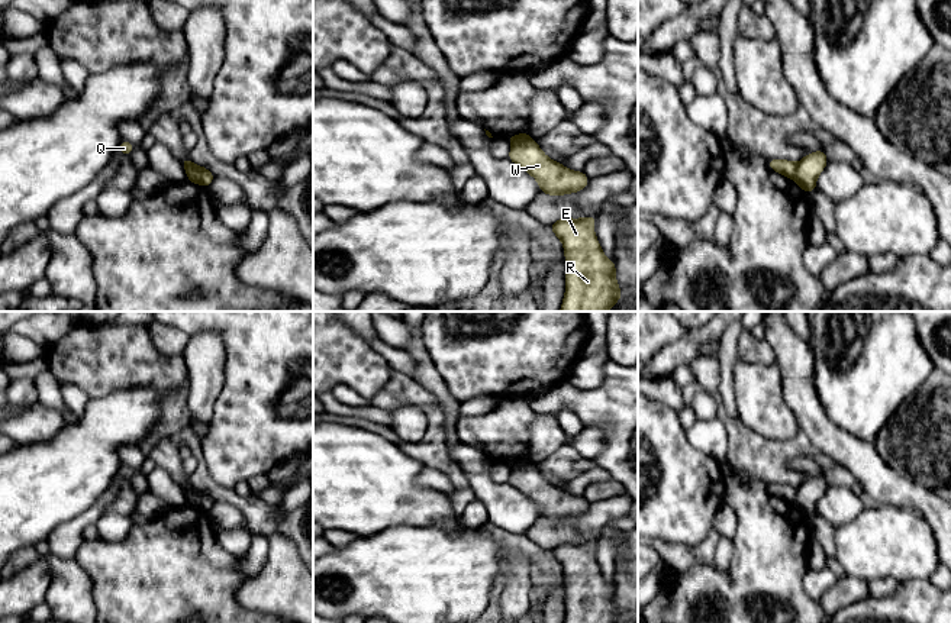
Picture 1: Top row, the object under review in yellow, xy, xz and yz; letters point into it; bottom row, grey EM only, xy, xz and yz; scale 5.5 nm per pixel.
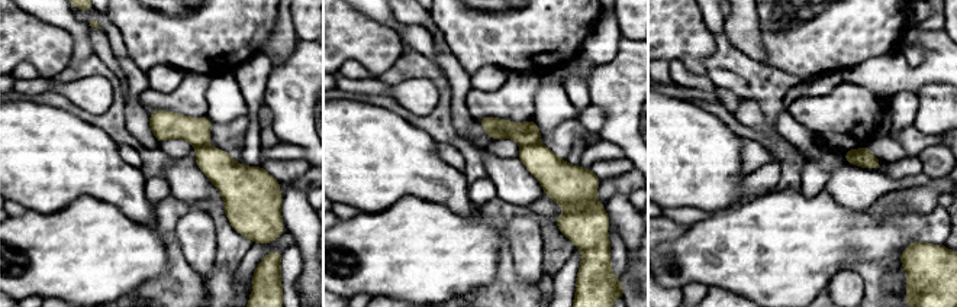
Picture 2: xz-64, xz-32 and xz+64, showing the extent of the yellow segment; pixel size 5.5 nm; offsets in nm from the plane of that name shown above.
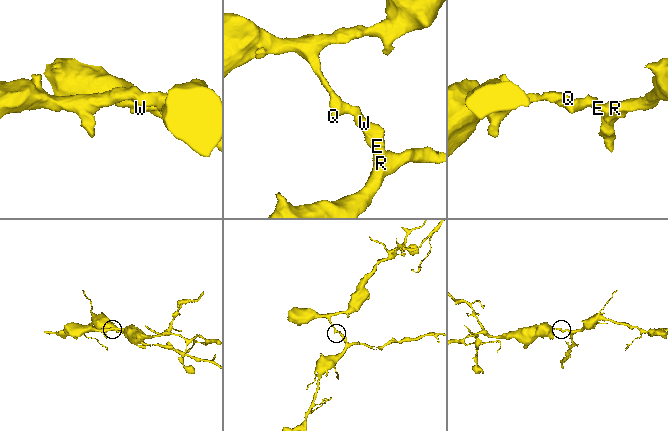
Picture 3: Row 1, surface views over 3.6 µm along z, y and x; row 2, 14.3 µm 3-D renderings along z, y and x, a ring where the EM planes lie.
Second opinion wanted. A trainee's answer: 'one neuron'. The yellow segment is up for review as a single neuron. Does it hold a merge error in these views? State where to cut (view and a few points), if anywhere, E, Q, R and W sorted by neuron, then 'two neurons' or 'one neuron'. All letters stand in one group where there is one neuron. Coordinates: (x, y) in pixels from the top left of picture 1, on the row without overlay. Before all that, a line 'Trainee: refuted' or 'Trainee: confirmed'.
Trainee: refuted
cut xz (531, 462), (512, 468); groups E R W / Q; two neurons

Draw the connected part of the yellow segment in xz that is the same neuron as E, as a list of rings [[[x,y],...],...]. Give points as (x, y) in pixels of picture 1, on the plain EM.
[[[564,542],[549,552],[564,569],[564,623],[620,623],[615,585],[609,585],[594,559],[596,542]]]

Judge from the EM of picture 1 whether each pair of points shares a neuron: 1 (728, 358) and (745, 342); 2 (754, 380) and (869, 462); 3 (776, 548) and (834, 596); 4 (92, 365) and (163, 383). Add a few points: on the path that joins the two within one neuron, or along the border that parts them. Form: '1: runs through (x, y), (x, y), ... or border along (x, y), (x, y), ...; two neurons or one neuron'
1: border along (742, 328), (738, 336), (738, 357); two neurons
2: border along (780, 371), (785, 400), (800, 431); two neurons
3: border along (819, 601), (822, 607); two neurons
4: runs through (109, 365), (145, 367); one neuron

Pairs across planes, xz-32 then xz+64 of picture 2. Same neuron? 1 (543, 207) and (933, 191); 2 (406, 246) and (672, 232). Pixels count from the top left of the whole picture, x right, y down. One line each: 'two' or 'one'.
1: one
2: two

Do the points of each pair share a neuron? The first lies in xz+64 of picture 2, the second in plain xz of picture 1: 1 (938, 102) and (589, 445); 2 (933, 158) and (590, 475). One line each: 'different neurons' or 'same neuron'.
1: same neuron
2: different neurons

